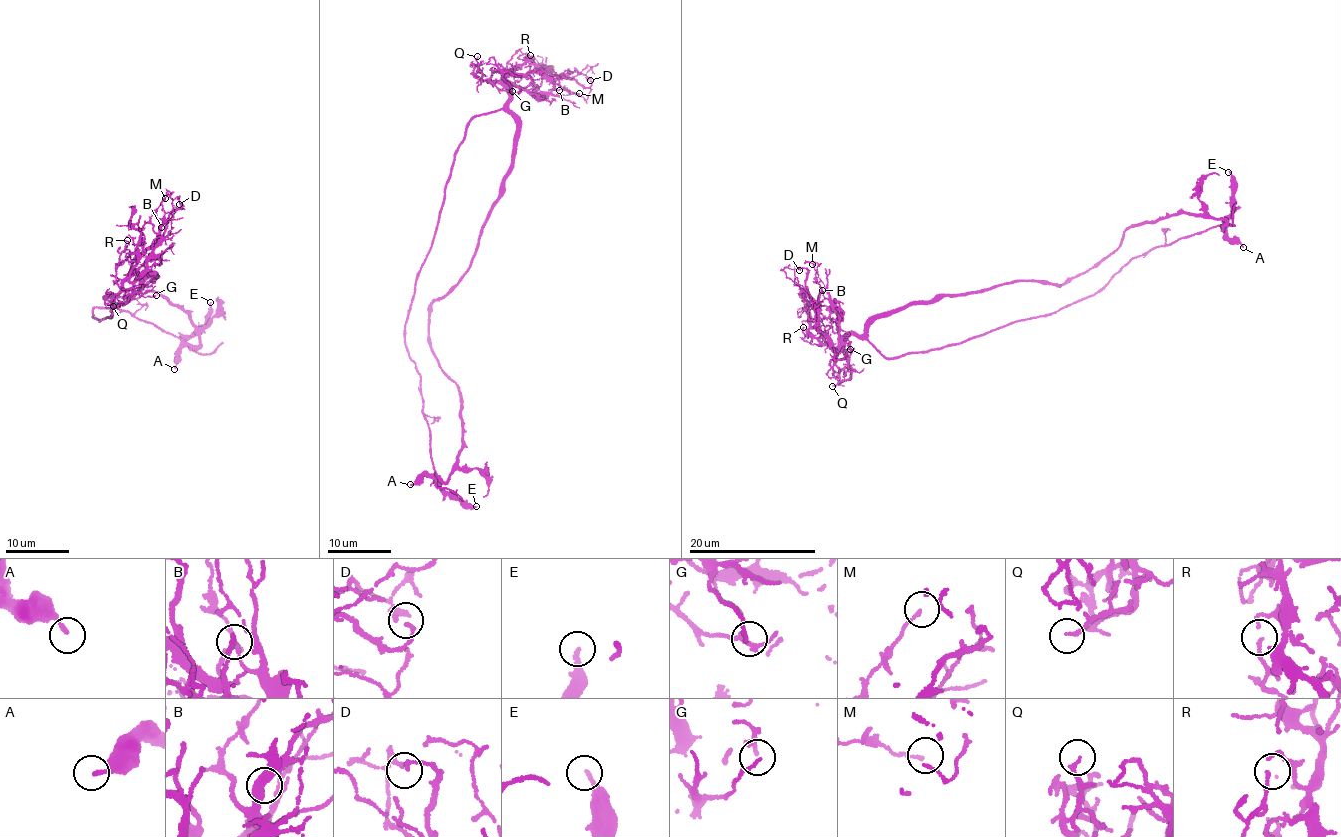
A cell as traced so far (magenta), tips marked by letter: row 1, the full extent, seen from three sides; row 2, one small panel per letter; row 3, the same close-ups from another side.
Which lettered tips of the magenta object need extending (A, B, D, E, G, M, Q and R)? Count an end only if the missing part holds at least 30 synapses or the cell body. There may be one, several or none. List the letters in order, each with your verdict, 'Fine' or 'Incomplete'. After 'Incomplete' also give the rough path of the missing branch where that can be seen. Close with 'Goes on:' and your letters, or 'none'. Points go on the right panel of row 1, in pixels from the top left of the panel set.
A: Fine
B: Fine
D: Fine
E: Fine
G: Fine
M: Fine
Q: Fine
R: Fine
Goes on: none

